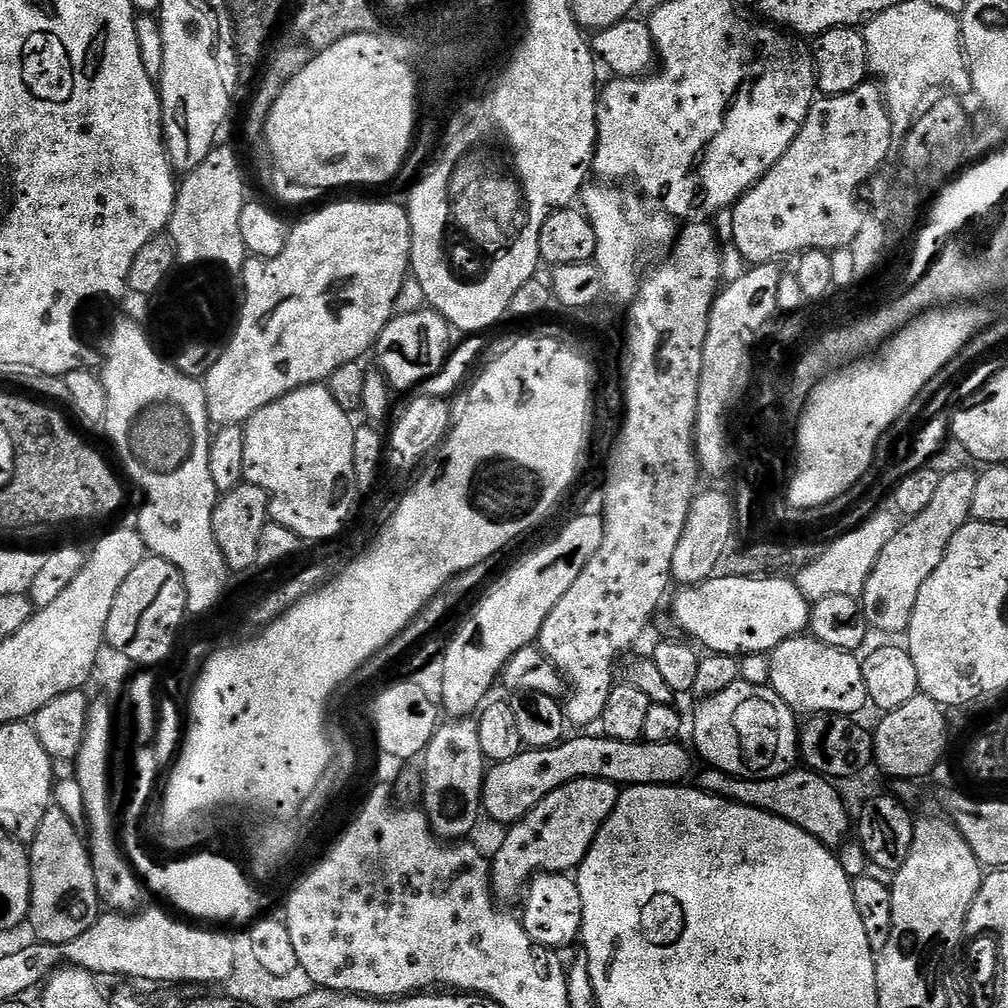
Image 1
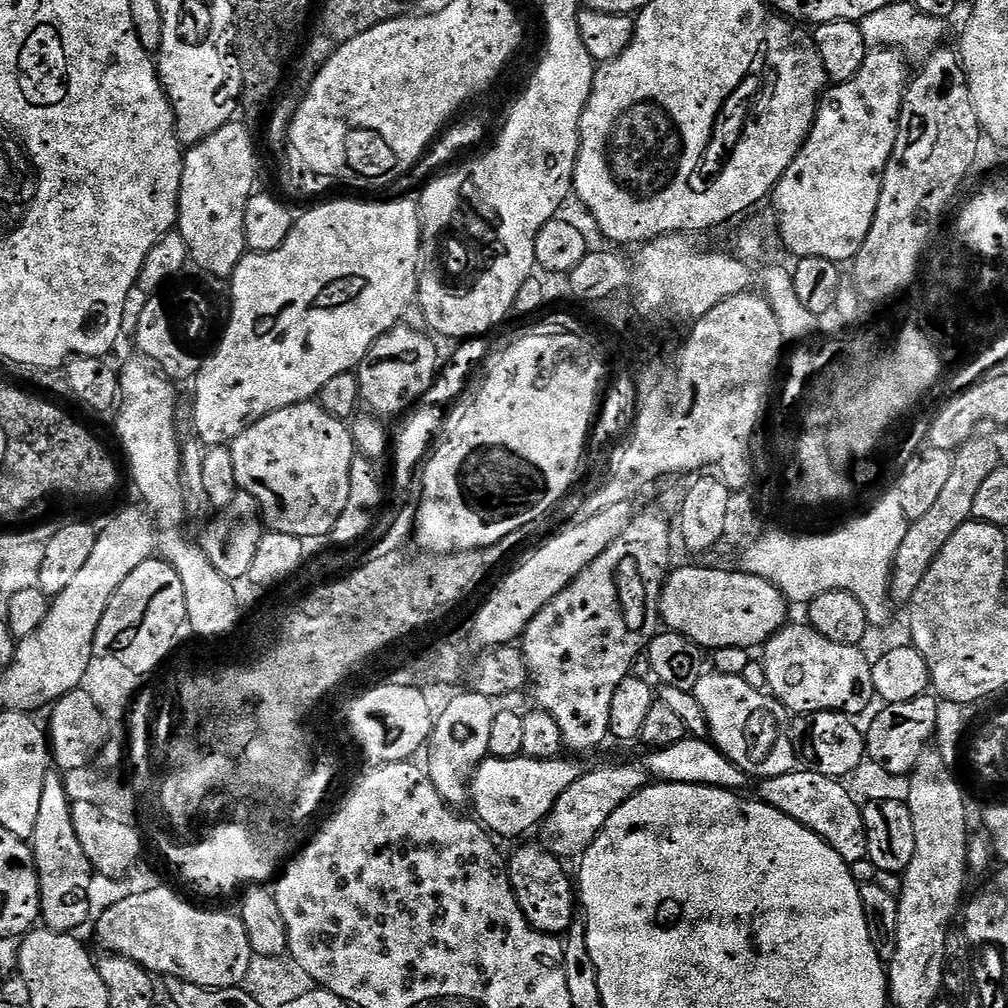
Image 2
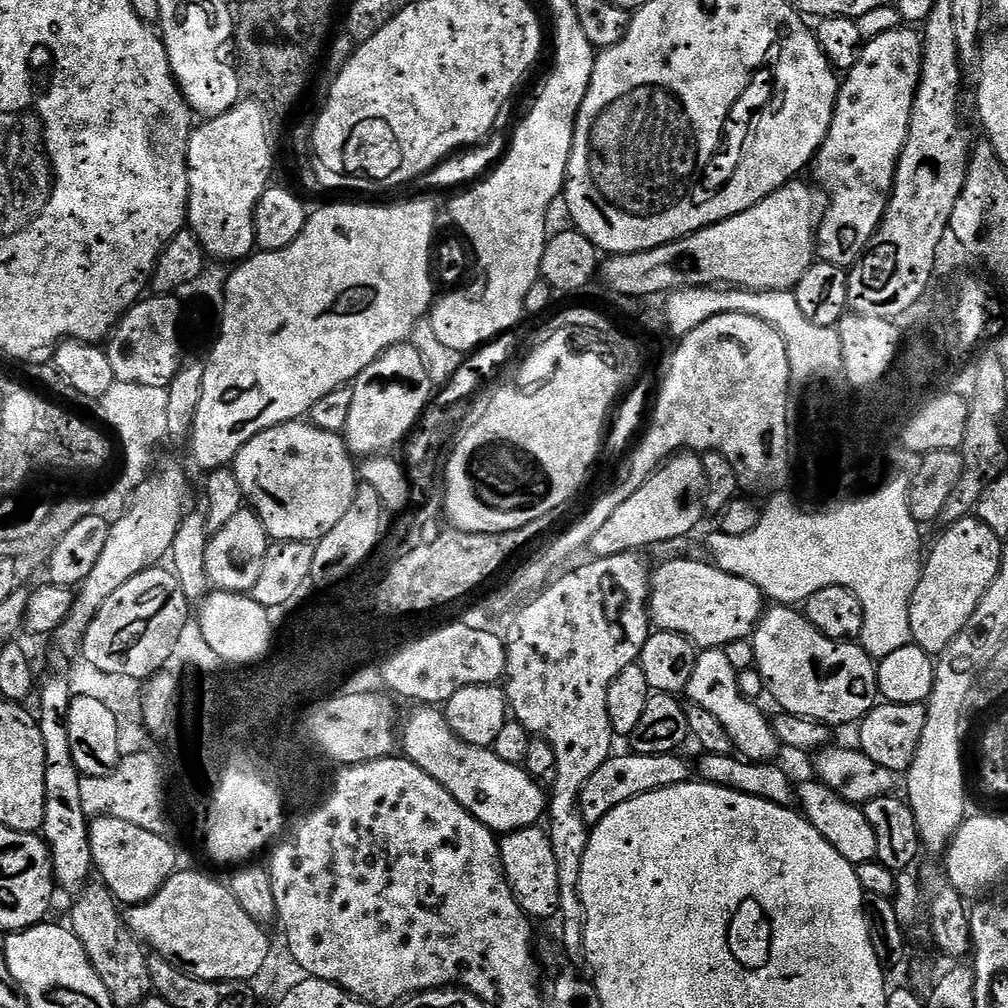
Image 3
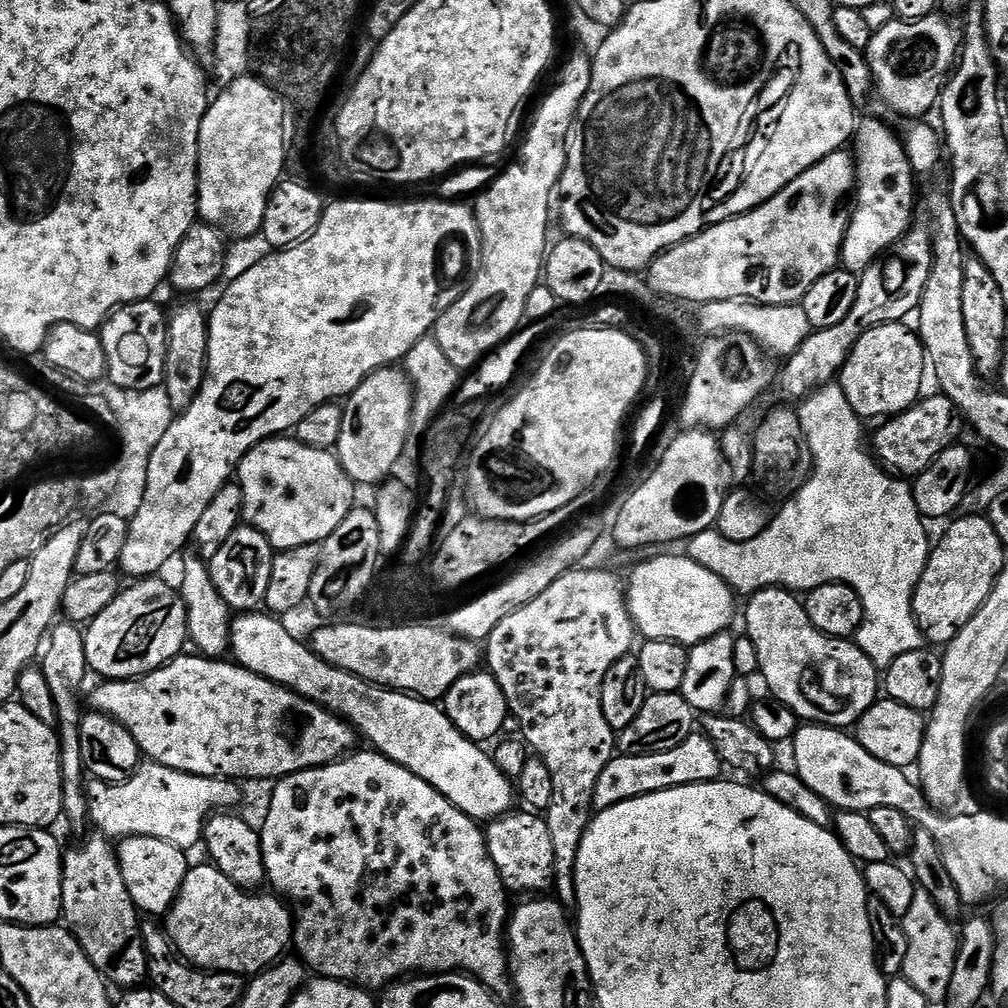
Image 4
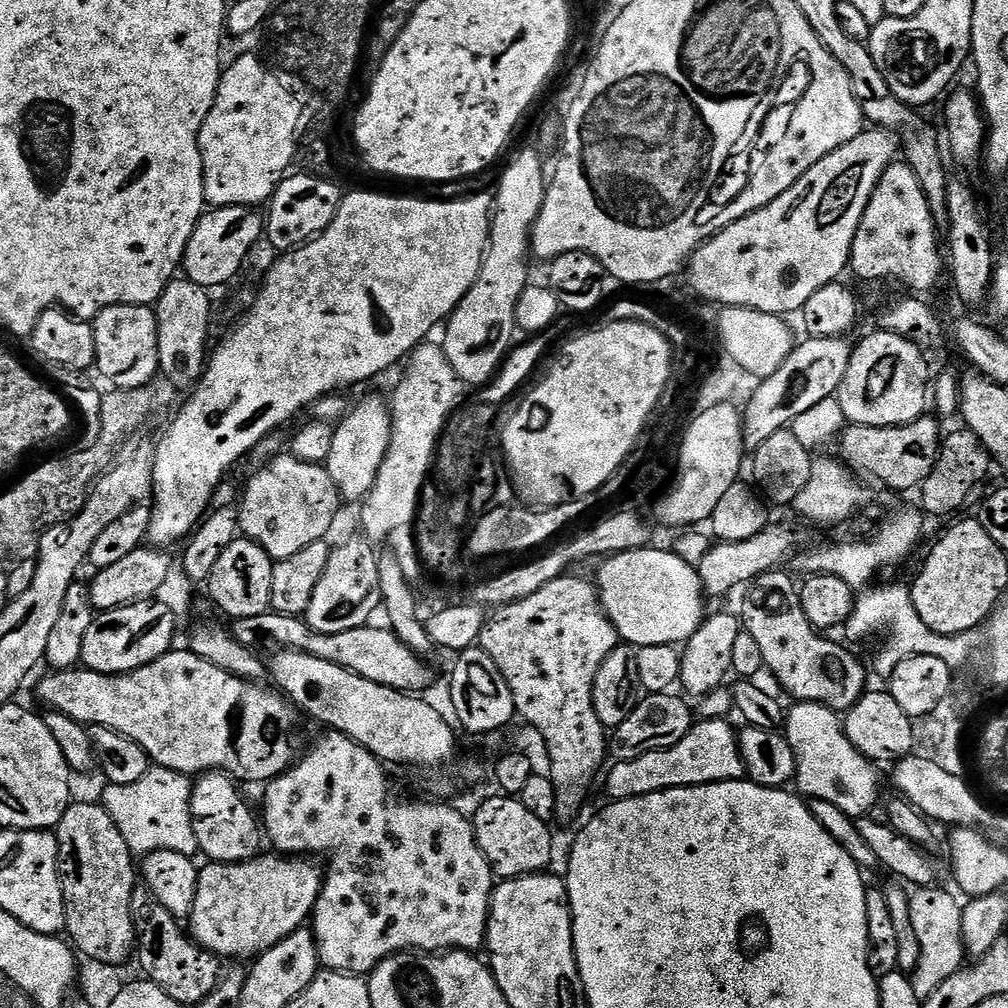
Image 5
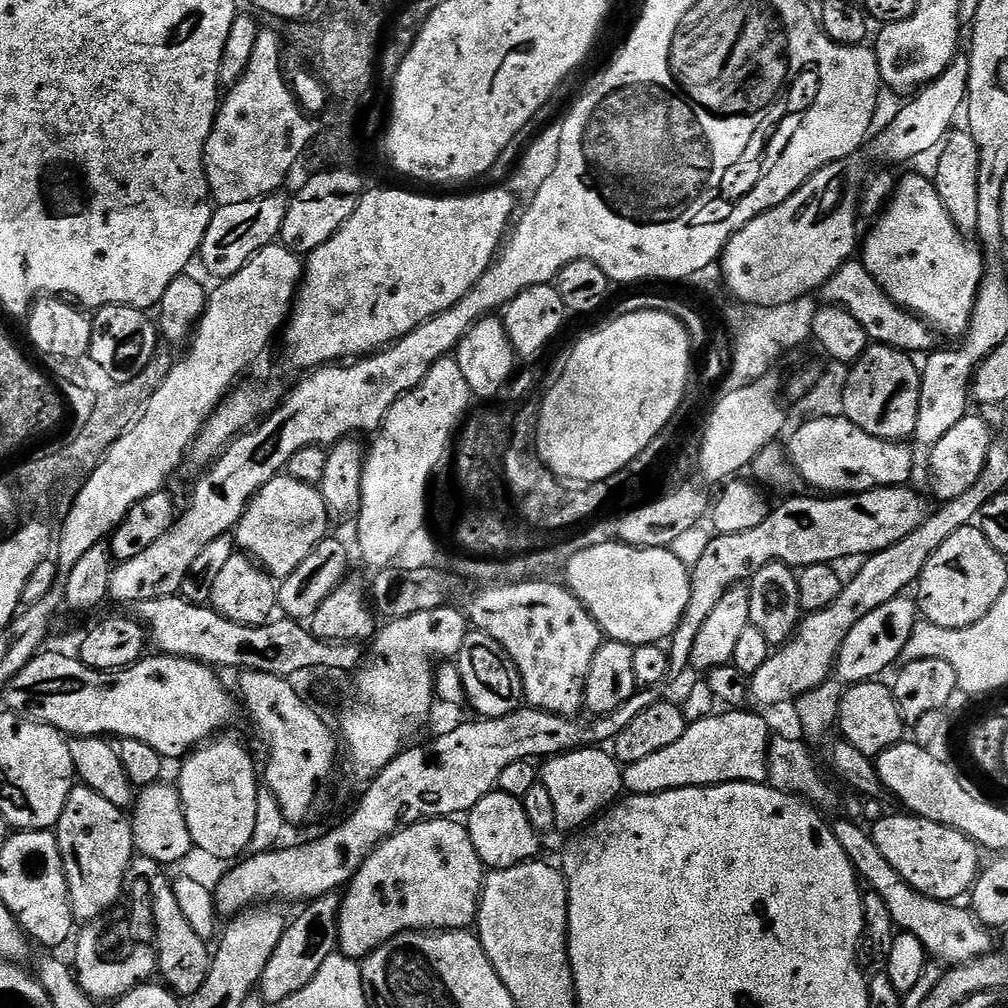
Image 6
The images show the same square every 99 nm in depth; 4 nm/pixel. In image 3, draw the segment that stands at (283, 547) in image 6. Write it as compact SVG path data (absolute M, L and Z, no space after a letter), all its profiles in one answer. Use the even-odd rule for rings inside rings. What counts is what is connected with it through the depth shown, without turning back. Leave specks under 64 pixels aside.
M303 419L291 420L289 424L279 424L246 442L236 455L234 471L238 478L240 492L250 505L251 511L262 522L273 541L307 540L318 542L350 510L358 487L357 461L348 450L347 443L339 432L327 432L316 428Z

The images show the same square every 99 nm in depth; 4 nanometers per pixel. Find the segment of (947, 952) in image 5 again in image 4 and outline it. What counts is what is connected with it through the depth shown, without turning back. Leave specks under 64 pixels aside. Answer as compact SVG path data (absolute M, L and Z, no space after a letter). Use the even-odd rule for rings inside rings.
M917 887L912 900L912 905L904 917L901 918L901 928L906 934L907 940L907 952L906 959L903 963L903 970L901 975L903 979L910 982L912 986L924 998L928 1000L931 1005L945 1003L947 1001L949 984L951 975L954 972L954 966L956 965L957 950L959 948L959 937L956 930L953 930L951 924L953 924L949 917L947 917L939 907L933 902L930 896L926 893L926 890L922 890Z

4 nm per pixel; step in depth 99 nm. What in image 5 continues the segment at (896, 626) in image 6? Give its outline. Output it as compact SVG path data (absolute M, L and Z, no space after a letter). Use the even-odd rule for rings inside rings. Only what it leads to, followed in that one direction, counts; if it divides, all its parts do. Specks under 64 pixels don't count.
M797 701L791 706L785 715L784 735L795 754L797 791L812 800L833 803L852 819L867 817L880 796L877 765L849 742L839 713L808 701Z

